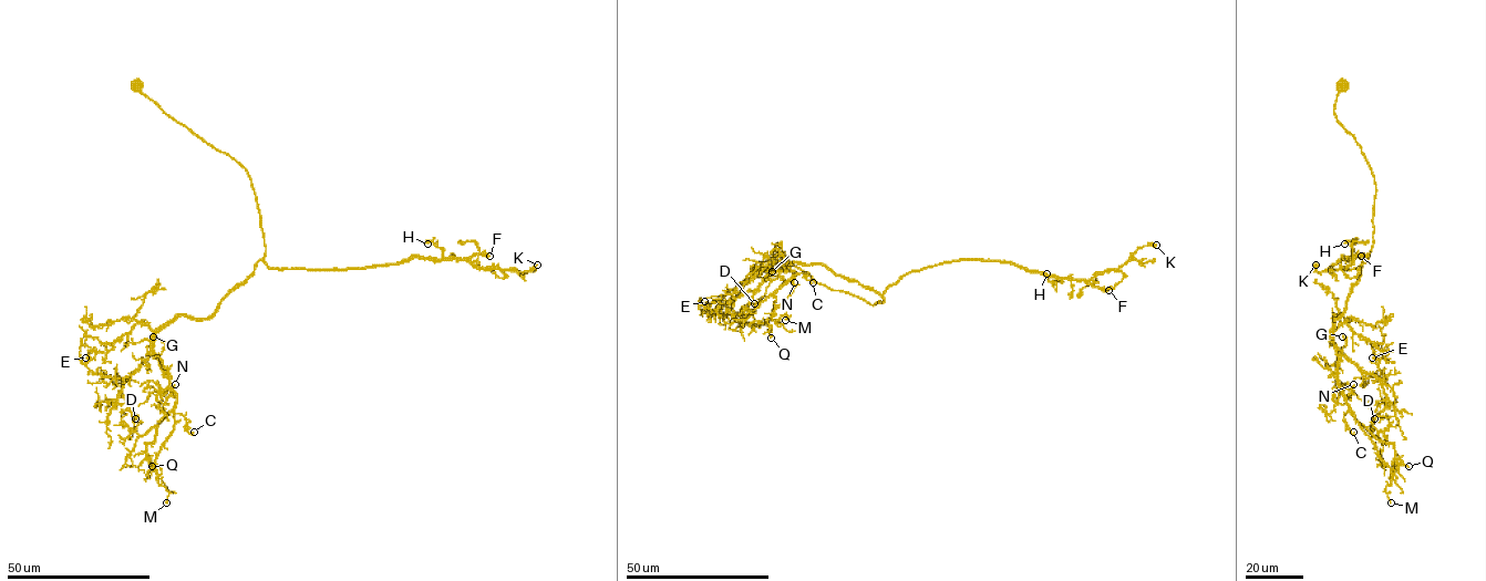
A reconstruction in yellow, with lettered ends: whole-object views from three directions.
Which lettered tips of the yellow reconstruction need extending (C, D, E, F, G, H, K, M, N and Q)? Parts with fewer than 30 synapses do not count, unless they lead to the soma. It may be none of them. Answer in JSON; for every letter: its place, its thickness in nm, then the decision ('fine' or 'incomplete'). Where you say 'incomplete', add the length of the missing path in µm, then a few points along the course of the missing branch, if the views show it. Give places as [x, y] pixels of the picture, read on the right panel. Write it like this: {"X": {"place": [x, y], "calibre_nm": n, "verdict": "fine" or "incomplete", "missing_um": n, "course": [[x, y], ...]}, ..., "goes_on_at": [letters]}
{"C": {"place": [1353, 432], "calibre_nm": 170, "verdict": "fine"}, "D": {"place": [1374, 418], "calibre_nm": 130, "verdict": "fine"}, "E": {"place": [1372, 358], "calibre_nm": 130, "verdict": "fine"}, "F": {"place": [1361, 256], "calibre_nm": 320, "verdict": "fine"}, "G": {"place": [1342, 336], "calibre_nm": 160, "verdict": "fine"}, "H": {"place": [1344, 244], "calibre_nm": 360, "verdict": "fine"}, "K": {"place": [1316, 265], "calibre_nm": 300, "verdict": "fine"}, "M": {"place": [1391, 502], "calibre_nm": 100, "verdict": "fine"}, "N": {"place": [1353, 384], "calibre_nm": 140, "verdict": "fine"}, "Q": {"place": [1409, 466], "calibre_nm": 190, "verdict": "fine"}, "goes_on_at": []}

